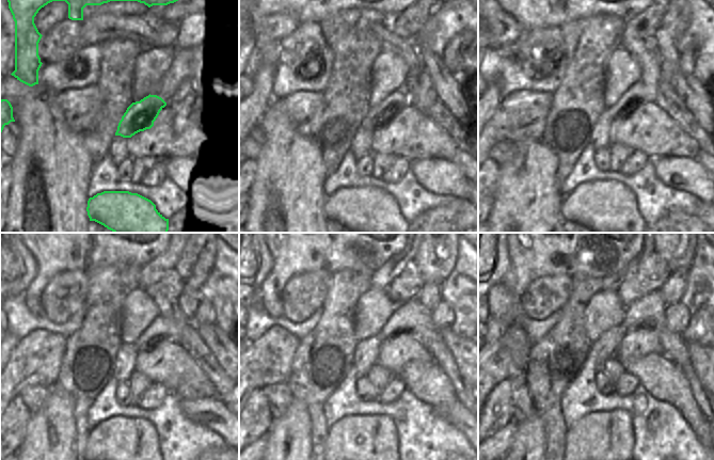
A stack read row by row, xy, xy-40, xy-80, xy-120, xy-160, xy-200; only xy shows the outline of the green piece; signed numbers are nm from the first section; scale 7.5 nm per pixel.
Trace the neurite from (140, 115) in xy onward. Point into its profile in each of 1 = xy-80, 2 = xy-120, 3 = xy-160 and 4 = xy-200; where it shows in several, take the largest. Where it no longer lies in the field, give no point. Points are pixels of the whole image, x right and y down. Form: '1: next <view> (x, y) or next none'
1: next xy-80 (638, 93)
2: next xy-120 (161, 328)
3: next xy-160 (410, 316)
4: next xy-200 (649, 311)

